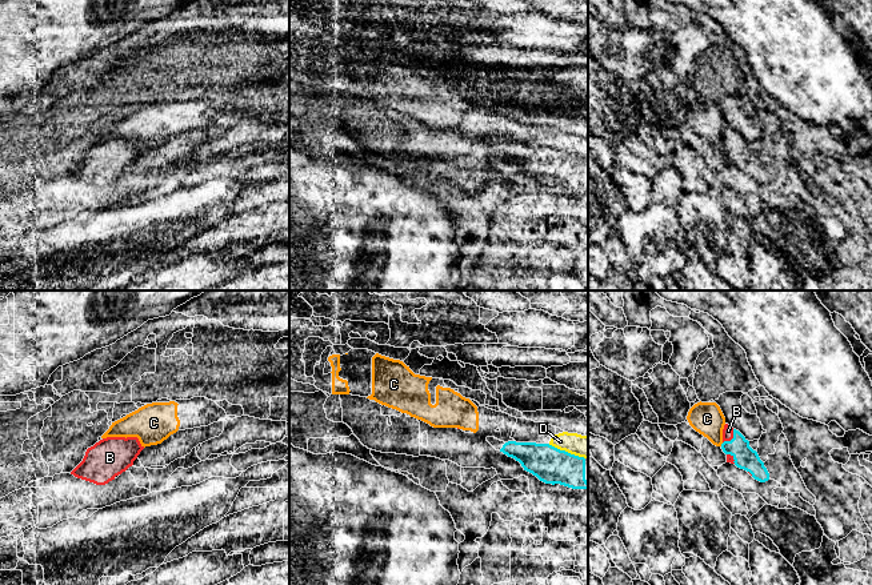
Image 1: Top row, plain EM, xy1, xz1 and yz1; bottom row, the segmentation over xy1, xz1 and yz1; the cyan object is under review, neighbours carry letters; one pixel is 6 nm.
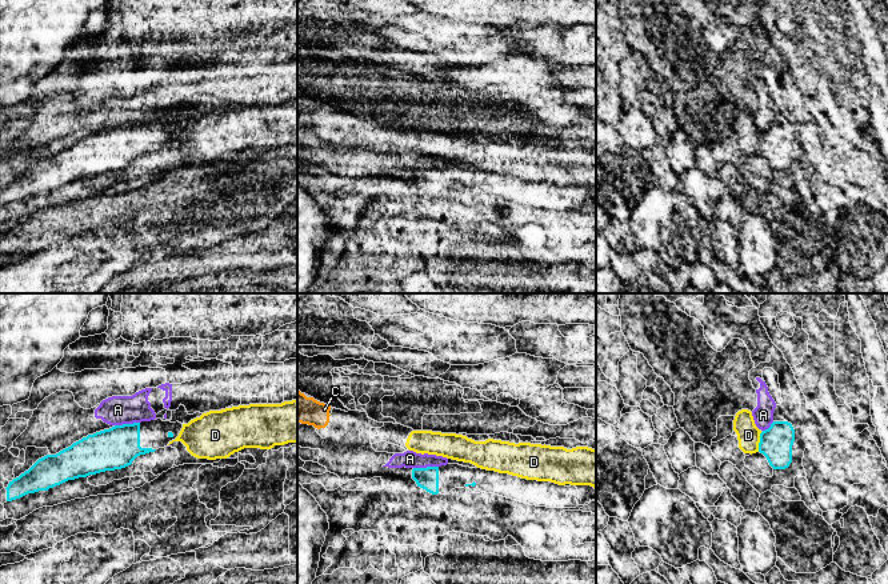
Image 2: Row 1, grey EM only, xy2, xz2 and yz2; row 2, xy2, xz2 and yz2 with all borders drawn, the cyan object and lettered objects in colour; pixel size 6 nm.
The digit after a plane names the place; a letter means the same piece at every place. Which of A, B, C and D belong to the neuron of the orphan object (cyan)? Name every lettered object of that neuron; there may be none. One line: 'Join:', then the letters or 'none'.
Join: B

